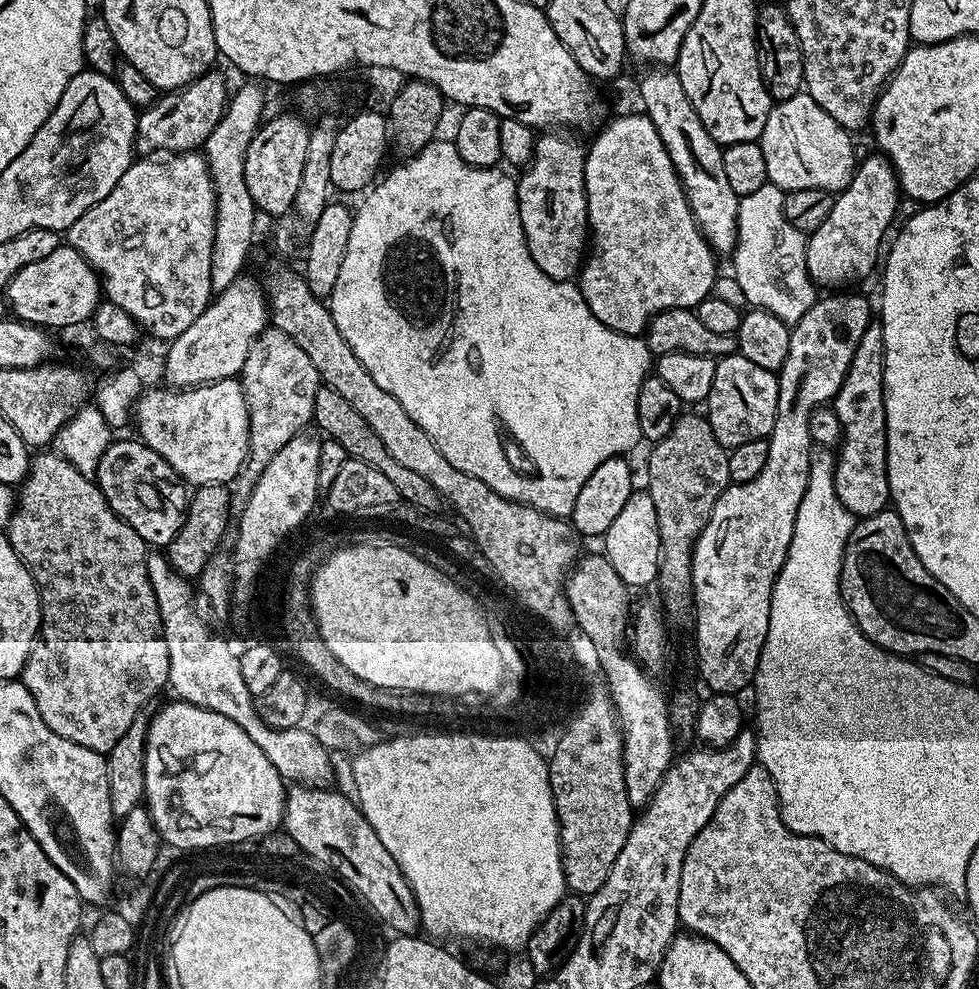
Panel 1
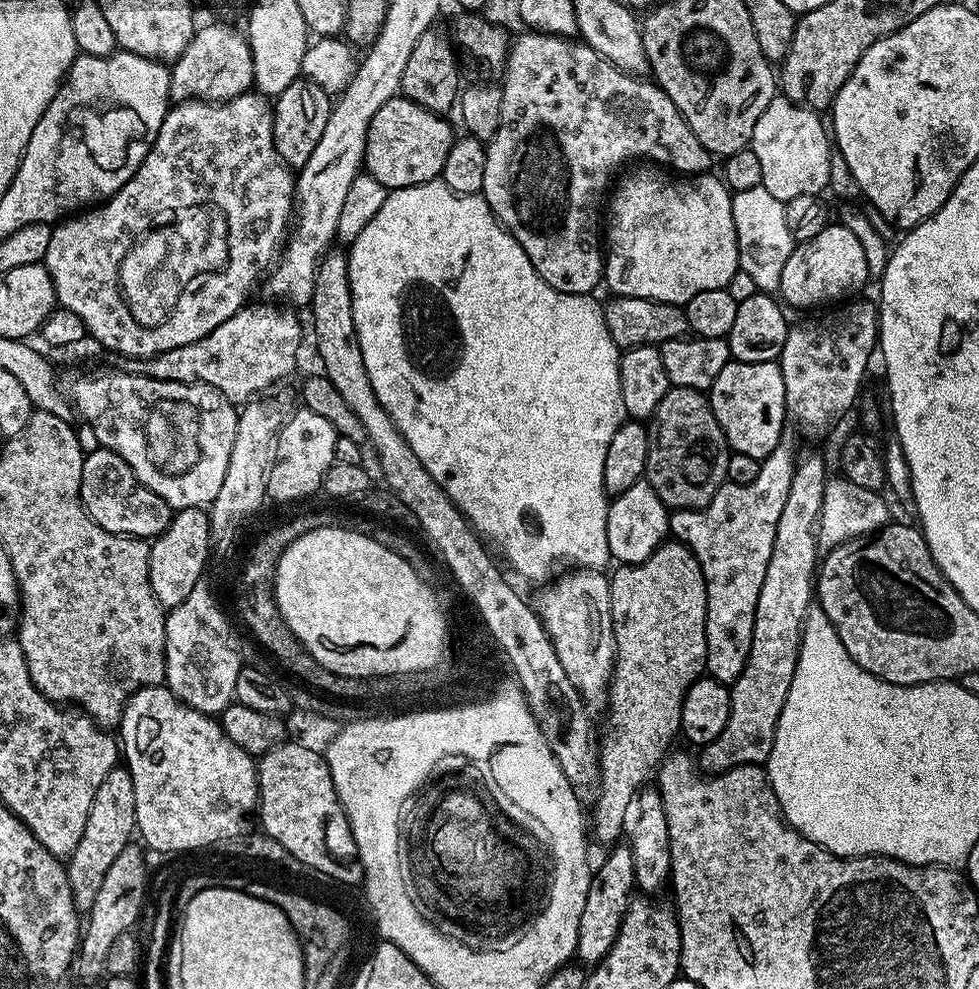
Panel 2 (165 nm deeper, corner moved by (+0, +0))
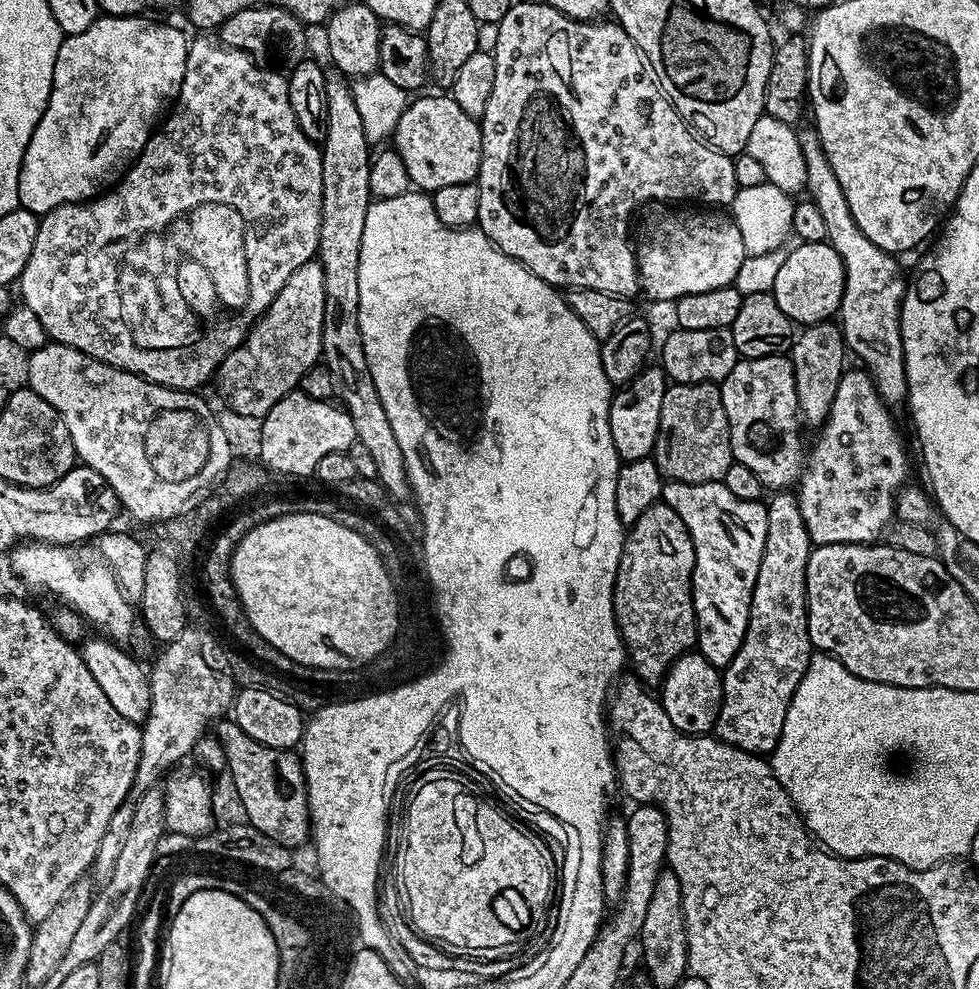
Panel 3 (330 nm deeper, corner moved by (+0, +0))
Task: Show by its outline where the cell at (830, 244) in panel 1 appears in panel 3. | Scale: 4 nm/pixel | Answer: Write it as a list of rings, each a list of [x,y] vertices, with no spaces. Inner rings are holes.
[[[825,242],[822,244],[795,245],[796,249],[788,252],[786,262],[778,270],[778,279],[772,287],[772,297],[778,302],[782,314],[792,320],[793,325],[807,326],[831,321],[840,311],[844,293],[844,267],[838,250]]]

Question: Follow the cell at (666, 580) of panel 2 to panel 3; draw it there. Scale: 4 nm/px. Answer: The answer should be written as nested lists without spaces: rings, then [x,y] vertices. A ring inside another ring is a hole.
[[[666,503],[652,504],[650,510],[645,510],[642,518],[627,529],[624,549],[616,562],[614,614],[631,671],[645,685],[663,681],[668,667],[679,656],[696,648],[692,601],[695,561],[694,542],[686,530],[686,522]]]

